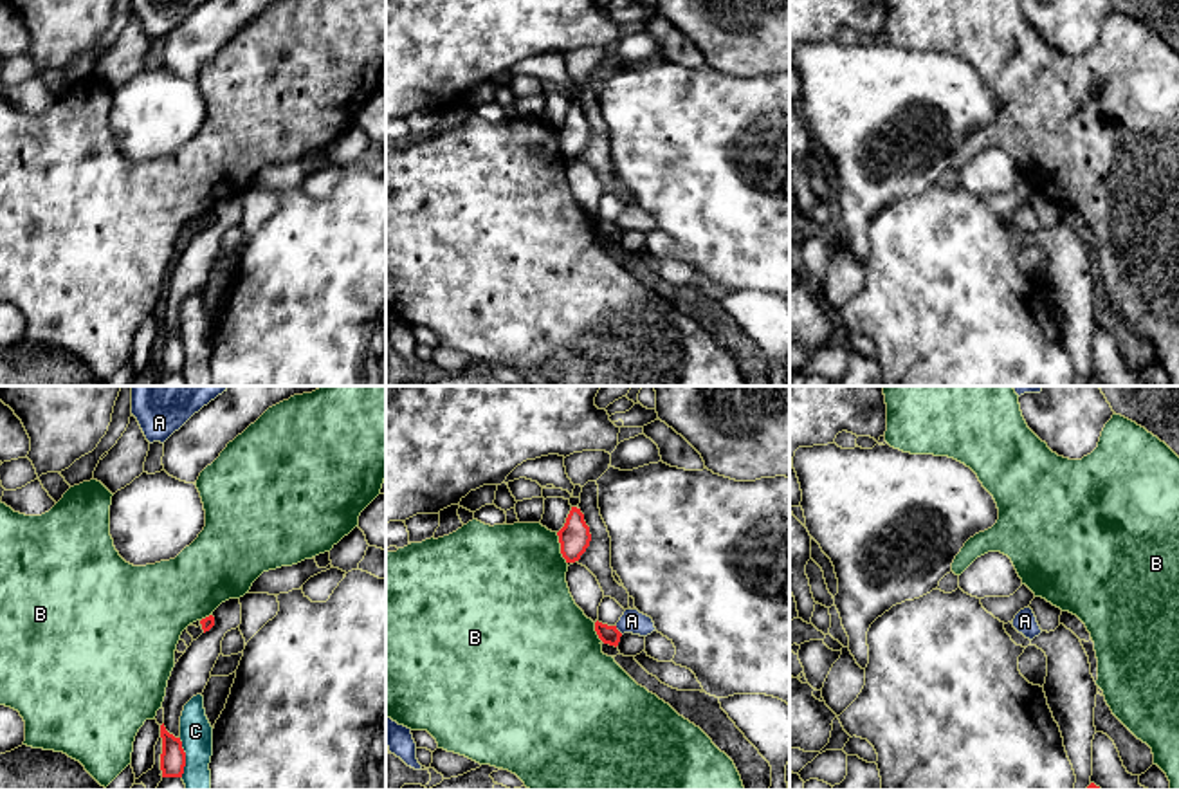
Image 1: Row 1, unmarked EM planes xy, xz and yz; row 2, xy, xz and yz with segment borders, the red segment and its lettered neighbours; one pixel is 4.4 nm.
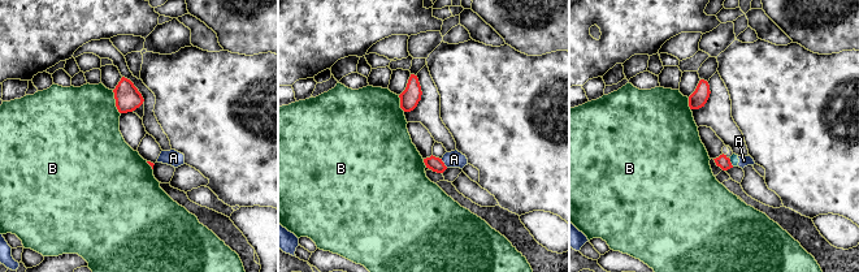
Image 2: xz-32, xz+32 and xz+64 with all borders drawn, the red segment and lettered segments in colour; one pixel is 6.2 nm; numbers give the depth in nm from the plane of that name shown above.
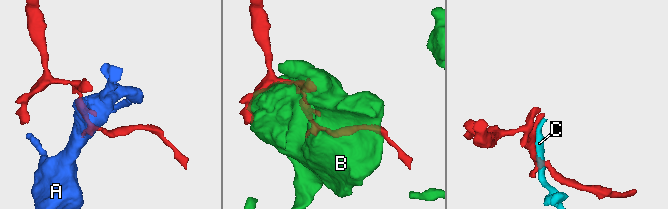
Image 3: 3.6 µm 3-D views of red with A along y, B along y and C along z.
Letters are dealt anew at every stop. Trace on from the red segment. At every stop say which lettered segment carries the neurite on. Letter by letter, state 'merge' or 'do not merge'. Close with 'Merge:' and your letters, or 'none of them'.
A: do not merge
B: do not merge
C: do not merge
Merge: none of them

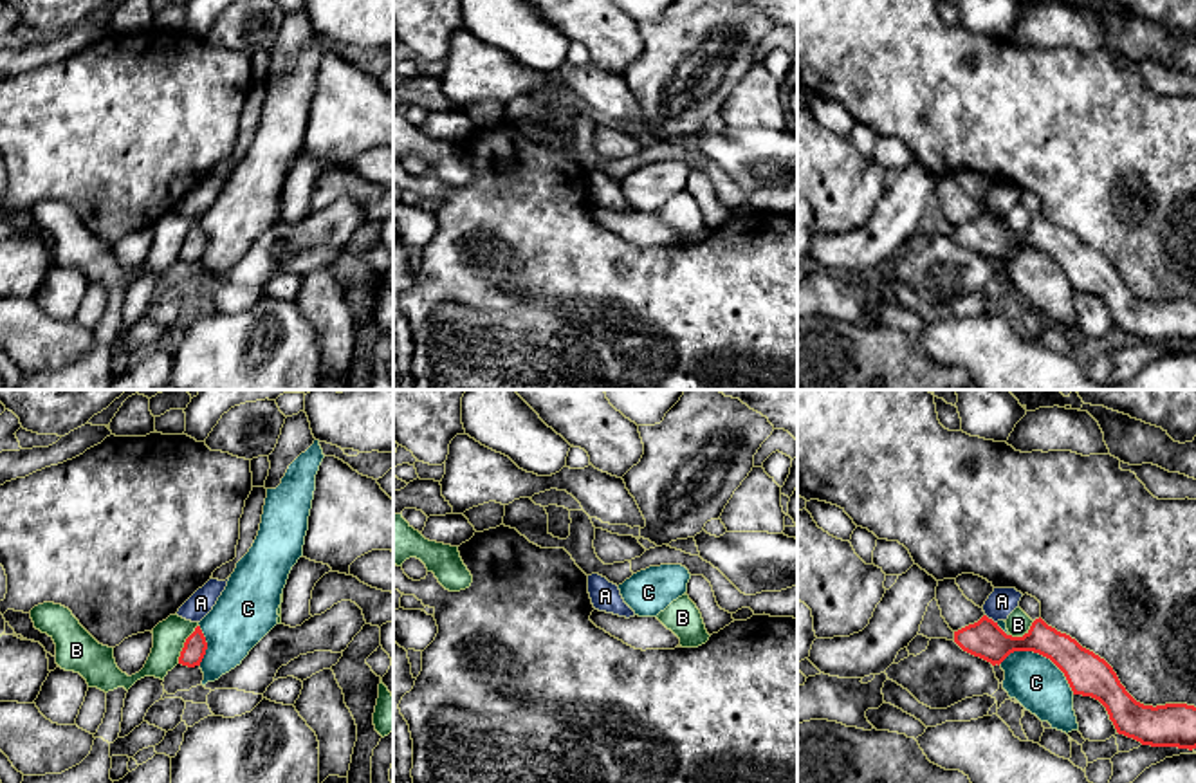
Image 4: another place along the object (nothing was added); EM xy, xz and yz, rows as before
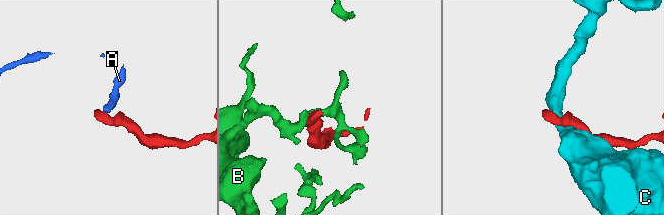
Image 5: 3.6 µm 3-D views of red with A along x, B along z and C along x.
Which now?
A: do not merge
B: do not merge
C: do not merge
Merge: none of them

